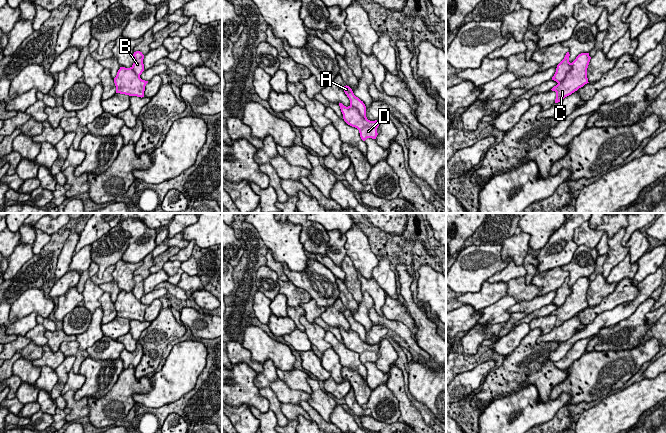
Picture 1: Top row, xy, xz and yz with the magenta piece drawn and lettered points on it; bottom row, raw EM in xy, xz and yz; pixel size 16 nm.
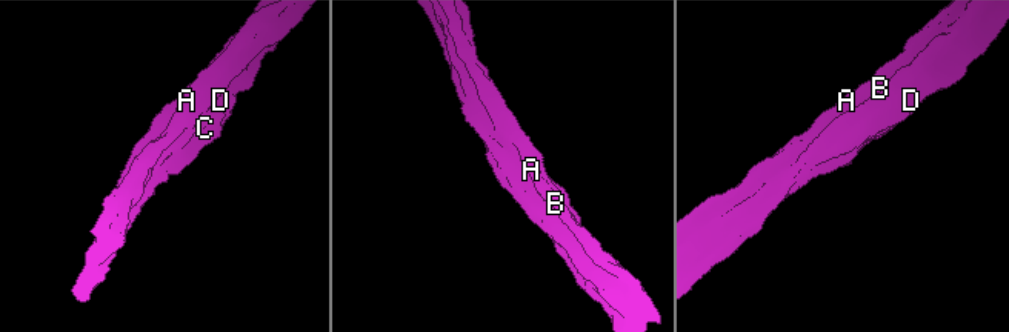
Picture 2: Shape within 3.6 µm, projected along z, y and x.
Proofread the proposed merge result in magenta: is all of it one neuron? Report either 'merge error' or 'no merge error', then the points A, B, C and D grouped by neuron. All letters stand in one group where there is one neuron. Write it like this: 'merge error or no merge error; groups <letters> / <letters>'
merge error; groups A B / C D

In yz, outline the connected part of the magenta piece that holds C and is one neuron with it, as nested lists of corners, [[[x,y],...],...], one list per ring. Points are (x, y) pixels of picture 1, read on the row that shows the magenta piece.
[[[581,53],[571,63],[572,68],[567,73],[564,80],[551,89],[556,92],[555,103],[562,101],[565,97],[589,83],[587,78],[587,68],[590,59],[589,53]]]

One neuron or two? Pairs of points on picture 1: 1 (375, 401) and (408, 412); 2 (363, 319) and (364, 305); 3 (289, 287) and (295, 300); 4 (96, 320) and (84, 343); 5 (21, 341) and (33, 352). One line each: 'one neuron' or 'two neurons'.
1: two neurons
2: one neuron
3: one neuron
4: one neuron
5: two neurons

